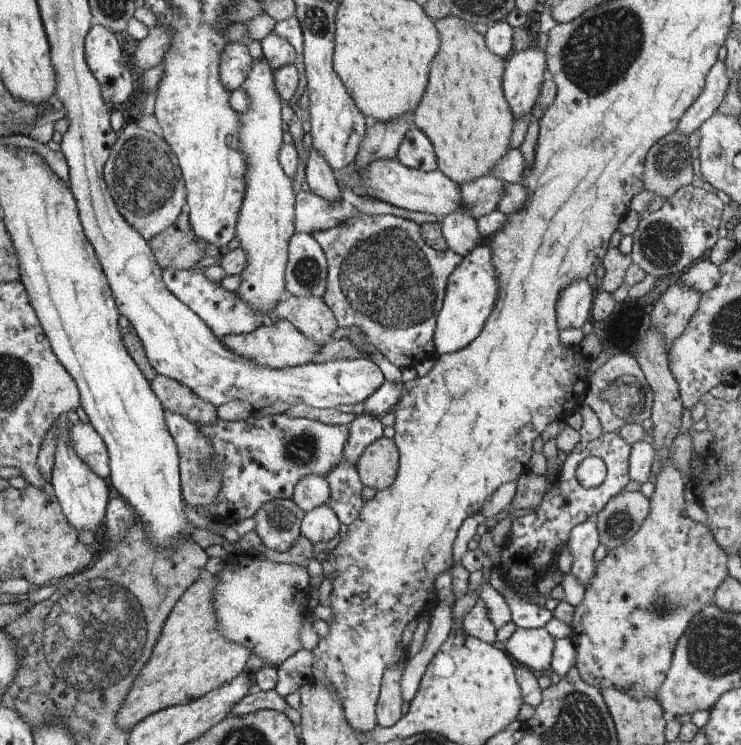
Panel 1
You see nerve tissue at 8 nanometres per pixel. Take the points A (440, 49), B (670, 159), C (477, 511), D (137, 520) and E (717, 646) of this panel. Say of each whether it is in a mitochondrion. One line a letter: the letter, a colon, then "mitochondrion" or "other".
A: other
B: mitochondrion
C: other
D: other
E: mitochondrion

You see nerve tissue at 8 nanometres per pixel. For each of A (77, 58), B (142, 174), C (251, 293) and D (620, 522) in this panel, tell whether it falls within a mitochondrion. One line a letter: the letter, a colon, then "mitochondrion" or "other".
A: other
B: mitochondrion
C: other
D: mitochondrion

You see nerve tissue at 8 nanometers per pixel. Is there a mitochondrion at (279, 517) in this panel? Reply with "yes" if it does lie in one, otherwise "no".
yes

